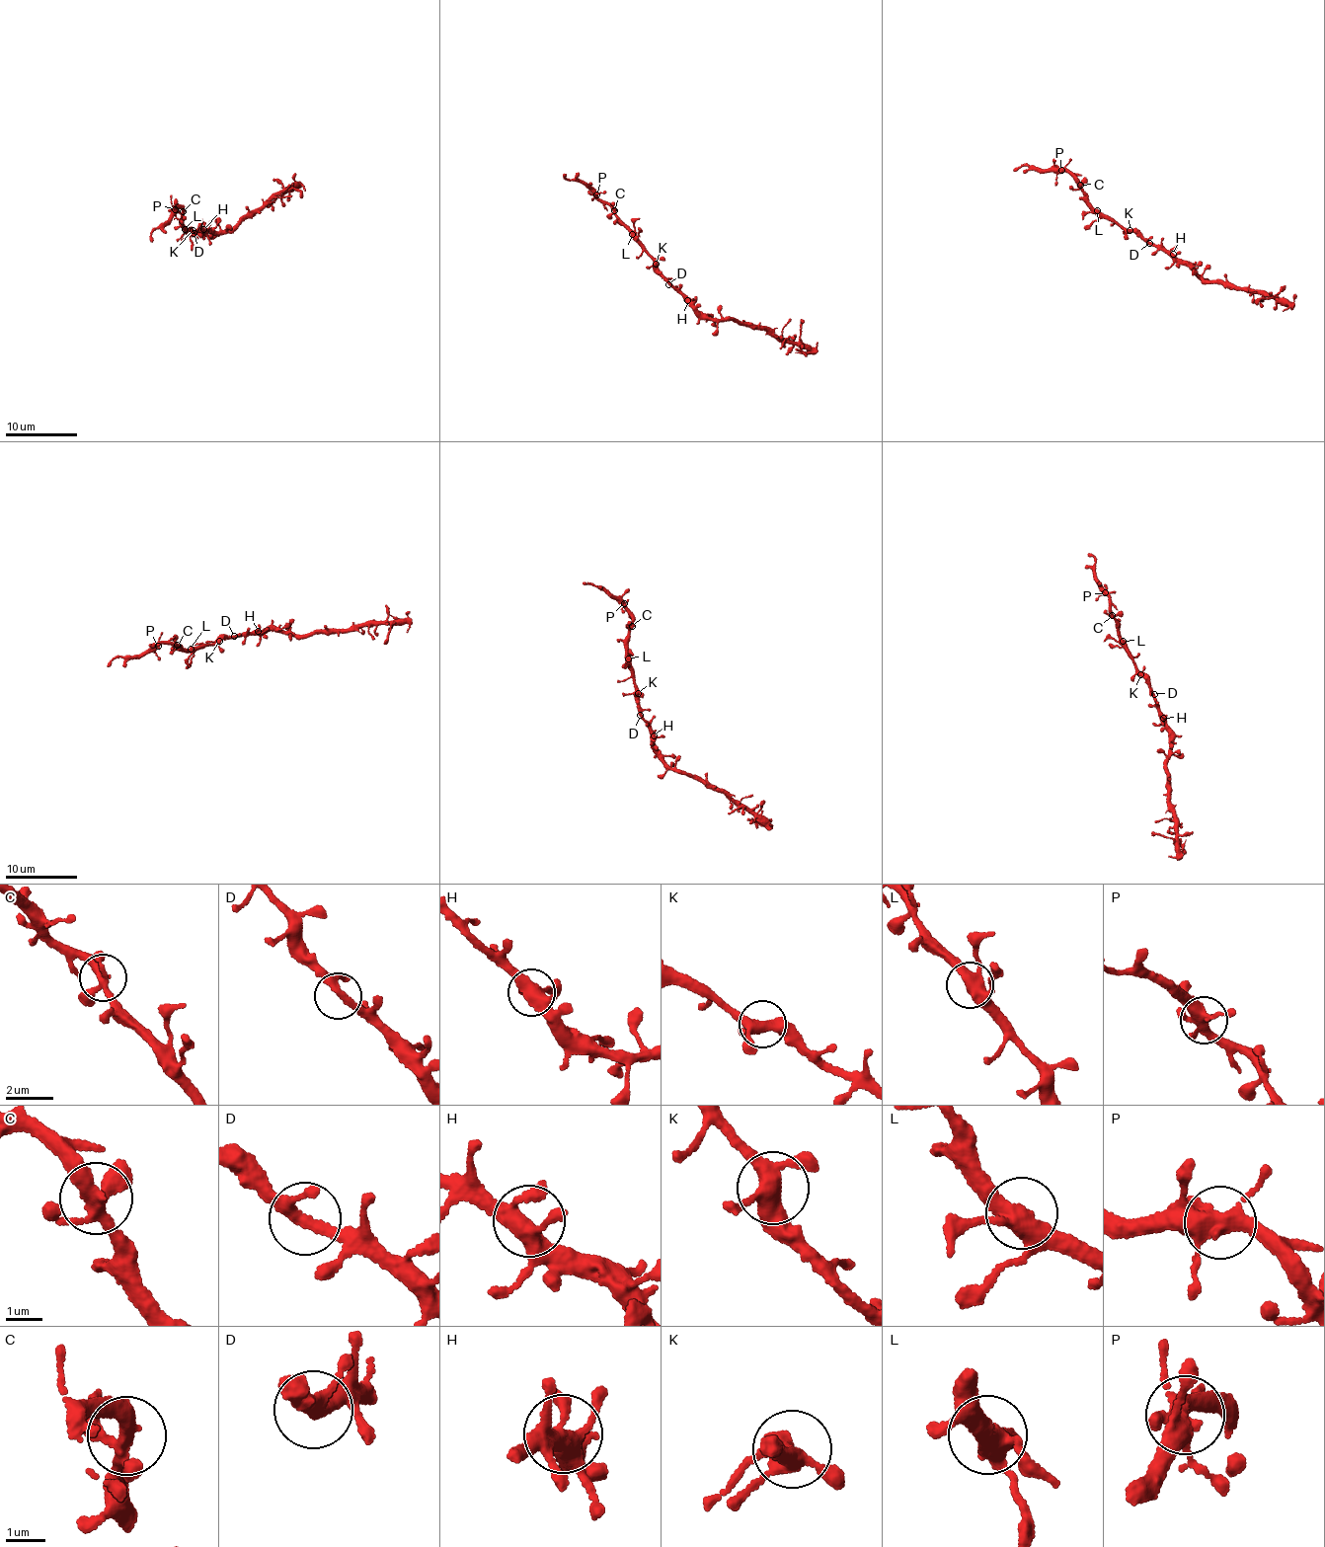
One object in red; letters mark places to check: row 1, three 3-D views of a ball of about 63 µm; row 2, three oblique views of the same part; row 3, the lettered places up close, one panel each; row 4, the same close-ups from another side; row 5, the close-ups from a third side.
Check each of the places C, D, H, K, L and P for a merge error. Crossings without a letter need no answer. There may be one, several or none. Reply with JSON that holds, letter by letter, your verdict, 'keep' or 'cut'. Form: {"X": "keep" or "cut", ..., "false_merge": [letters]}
{"C": "keep", "D": "keep", "H": "keep", "K": "keep", "L": "keep", "P": "keep", "false_merge": []}

